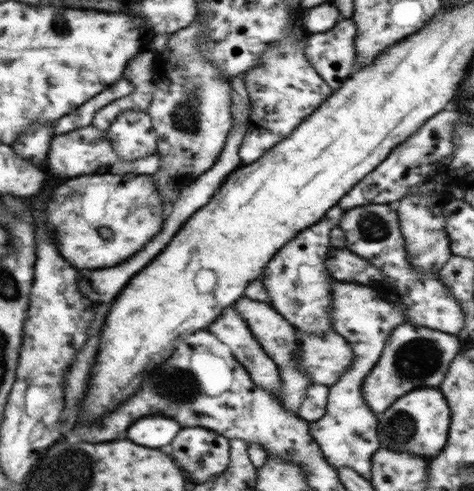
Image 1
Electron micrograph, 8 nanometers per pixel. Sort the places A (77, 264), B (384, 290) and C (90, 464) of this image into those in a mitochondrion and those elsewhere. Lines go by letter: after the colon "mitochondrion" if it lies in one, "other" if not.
A: other
B: other
C: mitochondrion

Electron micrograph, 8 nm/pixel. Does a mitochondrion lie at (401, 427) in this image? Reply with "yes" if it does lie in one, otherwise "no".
yes

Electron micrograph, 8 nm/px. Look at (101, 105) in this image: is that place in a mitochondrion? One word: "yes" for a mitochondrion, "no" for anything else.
no

